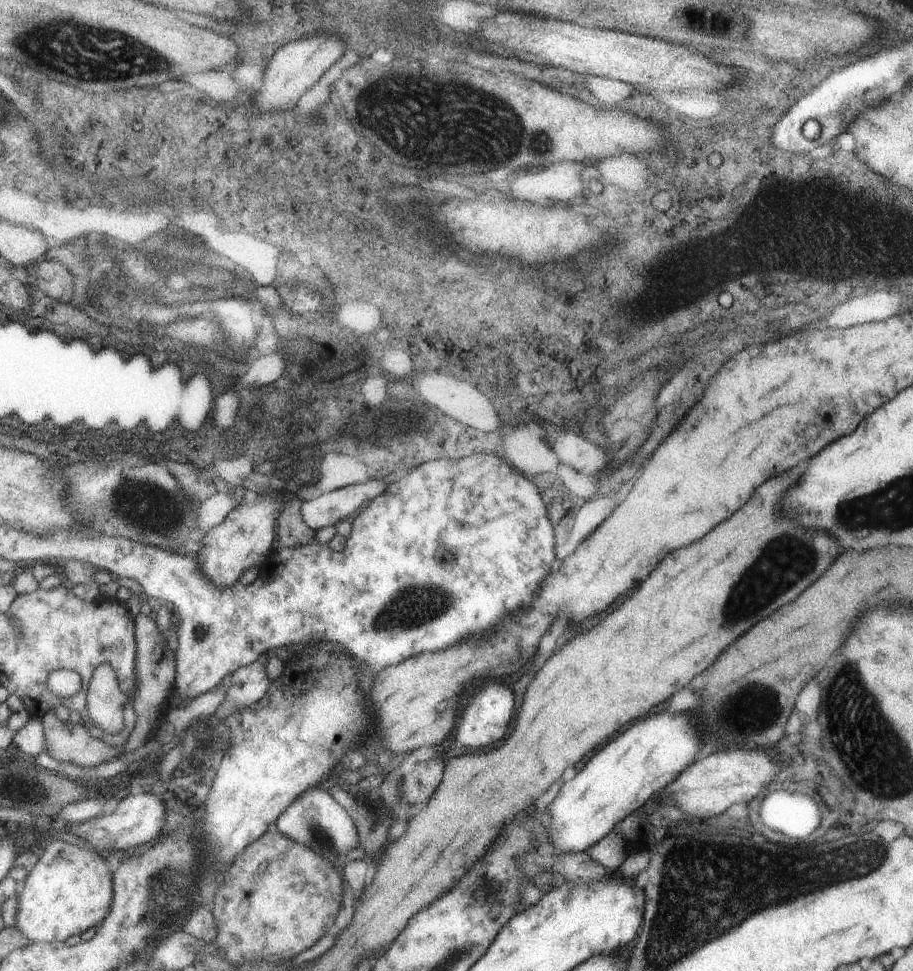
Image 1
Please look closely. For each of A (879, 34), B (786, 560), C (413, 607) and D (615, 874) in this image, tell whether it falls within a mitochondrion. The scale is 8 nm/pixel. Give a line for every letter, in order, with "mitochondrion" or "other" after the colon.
A: other
B: mitochondrion
C: mitochondrion
D: other

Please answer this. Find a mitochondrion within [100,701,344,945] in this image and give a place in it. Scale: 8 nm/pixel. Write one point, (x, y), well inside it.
(168, 882)

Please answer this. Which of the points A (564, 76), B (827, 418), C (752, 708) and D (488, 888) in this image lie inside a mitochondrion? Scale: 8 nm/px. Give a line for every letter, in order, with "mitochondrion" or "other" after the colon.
A: other
B: other
C: mitochondrion
D: other

